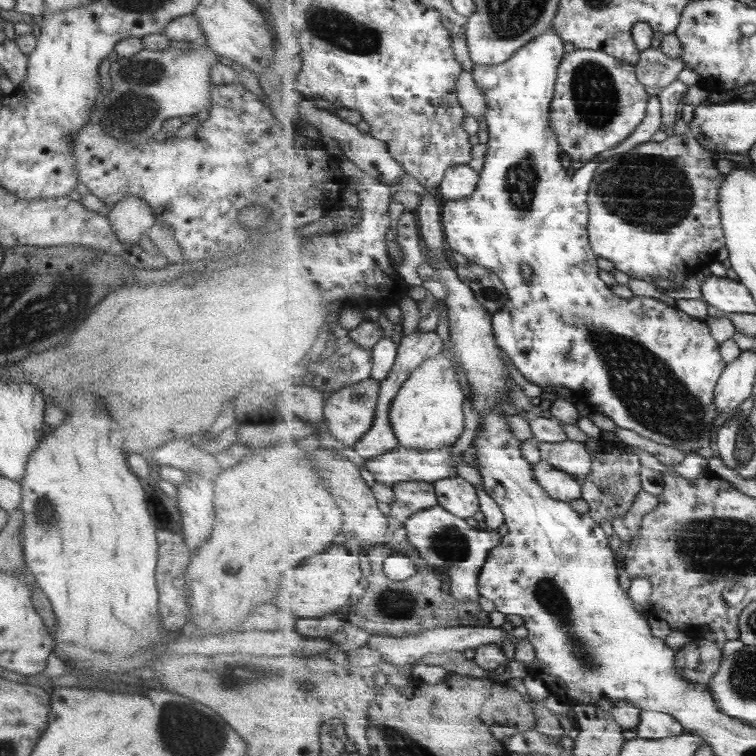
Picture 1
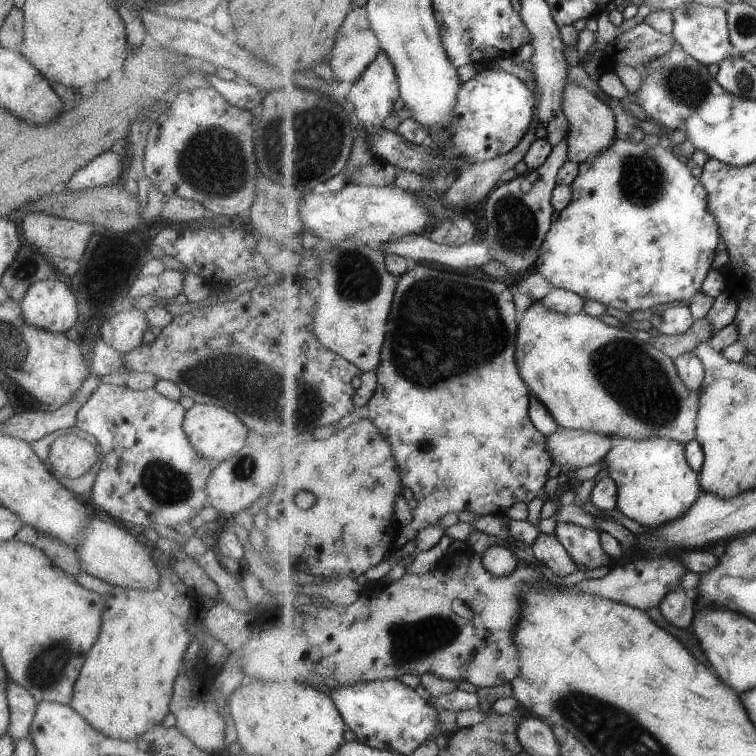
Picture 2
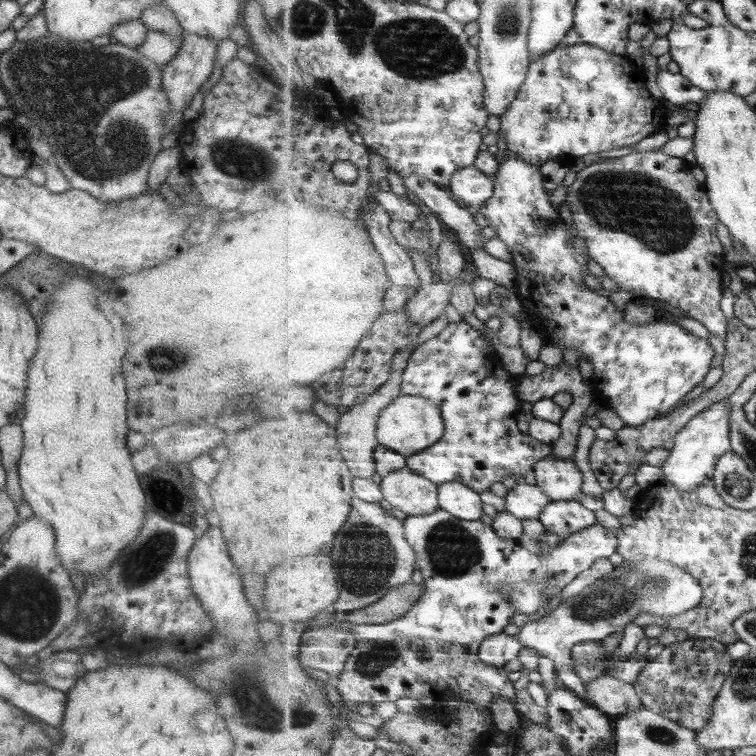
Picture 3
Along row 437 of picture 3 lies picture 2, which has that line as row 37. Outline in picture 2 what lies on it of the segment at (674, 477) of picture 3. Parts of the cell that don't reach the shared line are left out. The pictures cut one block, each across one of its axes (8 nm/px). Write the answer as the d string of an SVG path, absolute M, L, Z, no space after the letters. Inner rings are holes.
M697 2L681 4L672 11L675 18L674 31L676 42L686 49L695 60L708 66L720 65L723 60L738 54L736 46L731 42L728 11L726 8L711 7Z

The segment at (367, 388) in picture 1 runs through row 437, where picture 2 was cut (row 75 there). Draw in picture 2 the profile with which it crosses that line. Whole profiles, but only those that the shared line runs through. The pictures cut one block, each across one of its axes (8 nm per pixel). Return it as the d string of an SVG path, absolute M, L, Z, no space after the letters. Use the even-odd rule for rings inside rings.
M365 8L353 10L339 29L329 60L339 82L355 84L382 50Z

